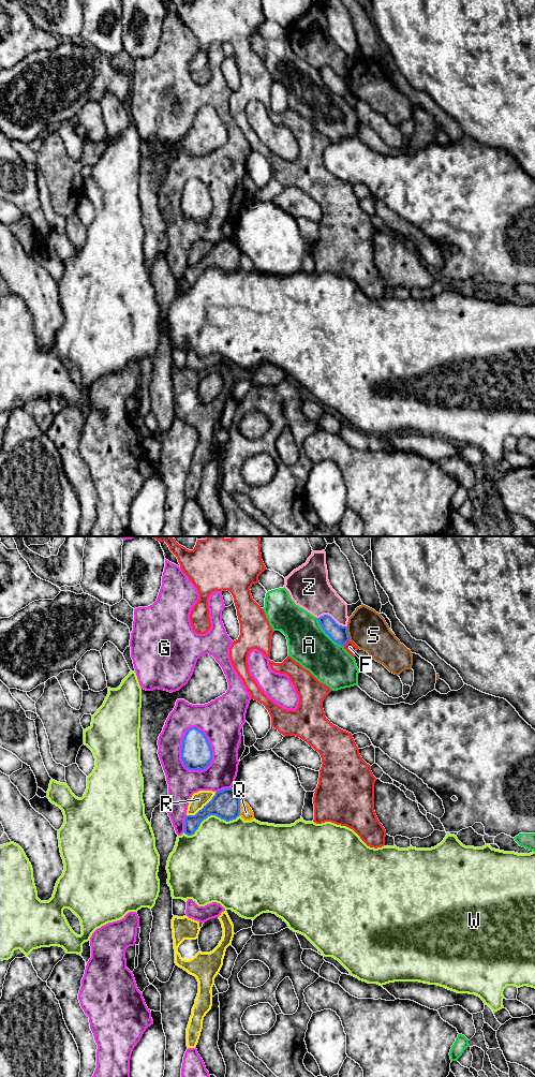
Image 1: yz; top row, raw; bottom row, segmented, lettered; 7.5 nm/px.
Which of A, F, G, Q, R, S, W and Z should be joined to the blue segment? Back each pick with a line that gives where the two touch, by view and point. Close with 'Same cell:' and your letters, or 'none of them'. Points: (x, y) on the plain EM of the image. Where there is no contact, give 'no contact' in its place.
Same cell: none of them

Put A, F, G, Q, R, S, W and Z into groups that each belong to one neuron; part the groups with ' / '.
A / F / G / Q / R / S / W / Z

